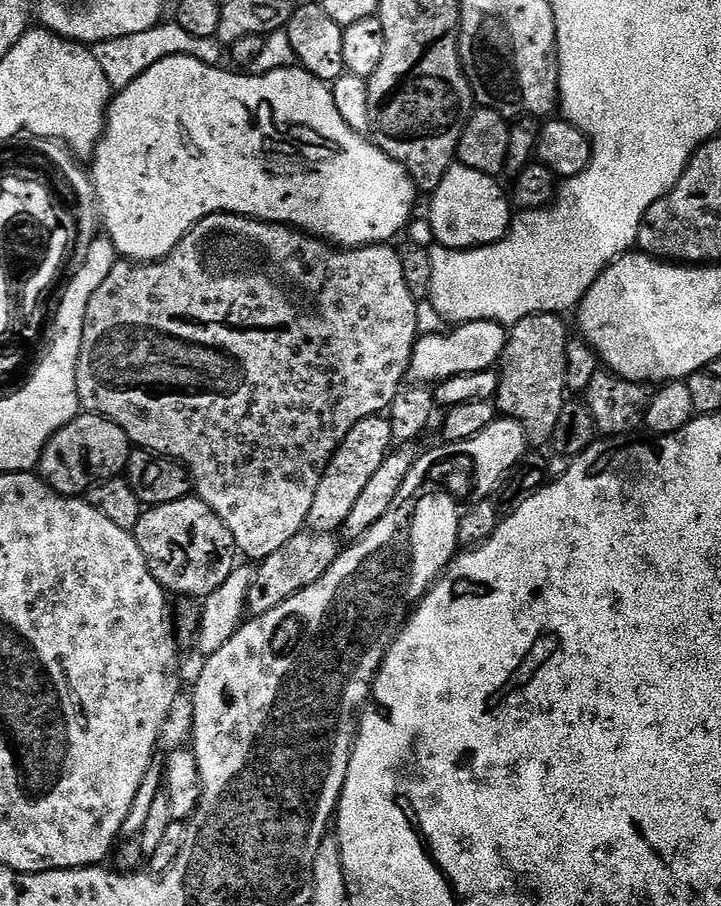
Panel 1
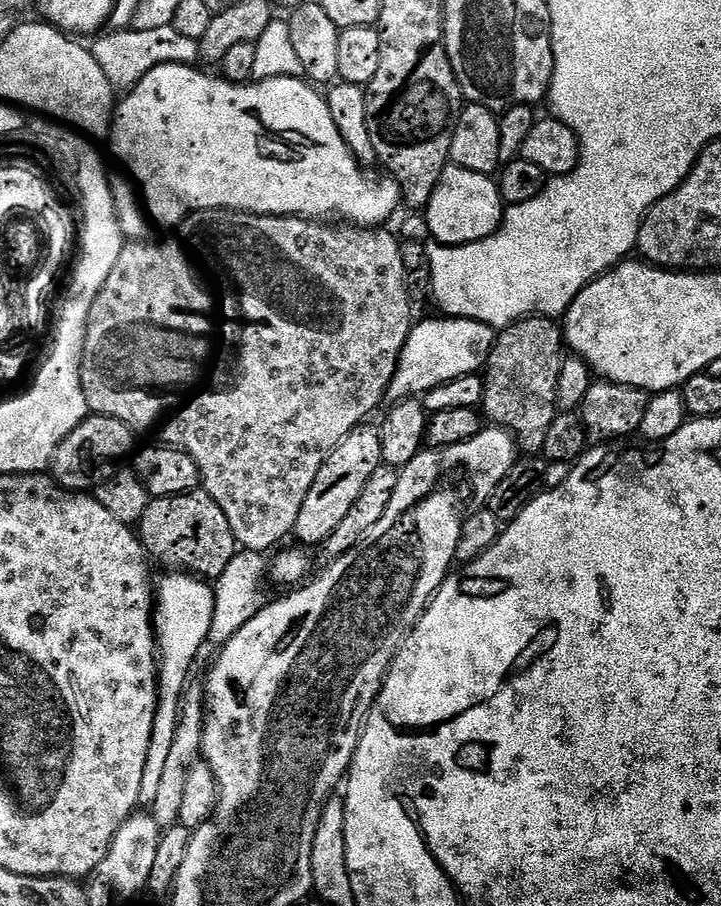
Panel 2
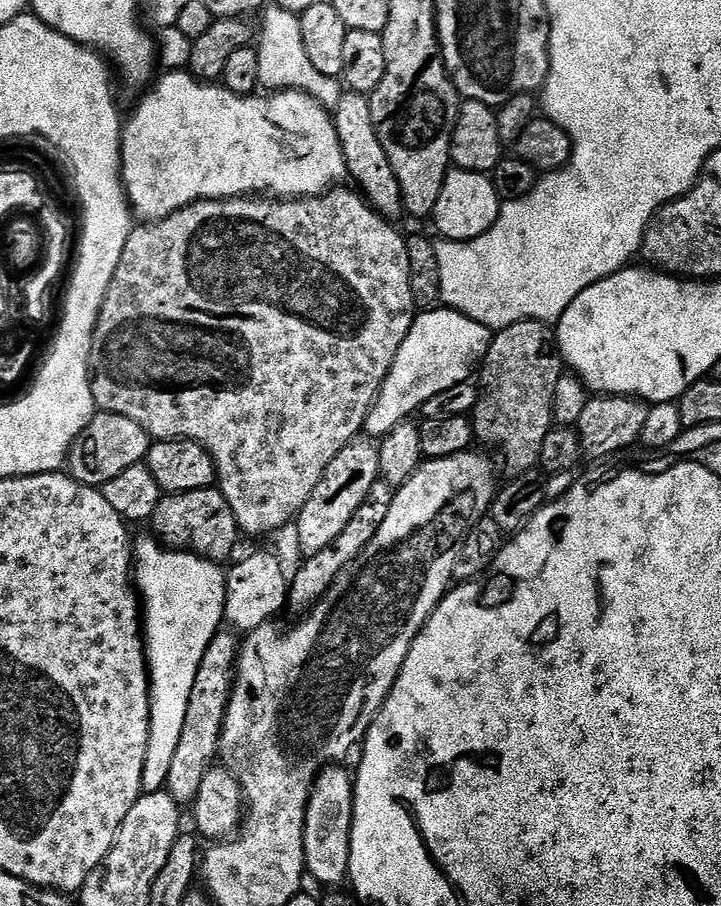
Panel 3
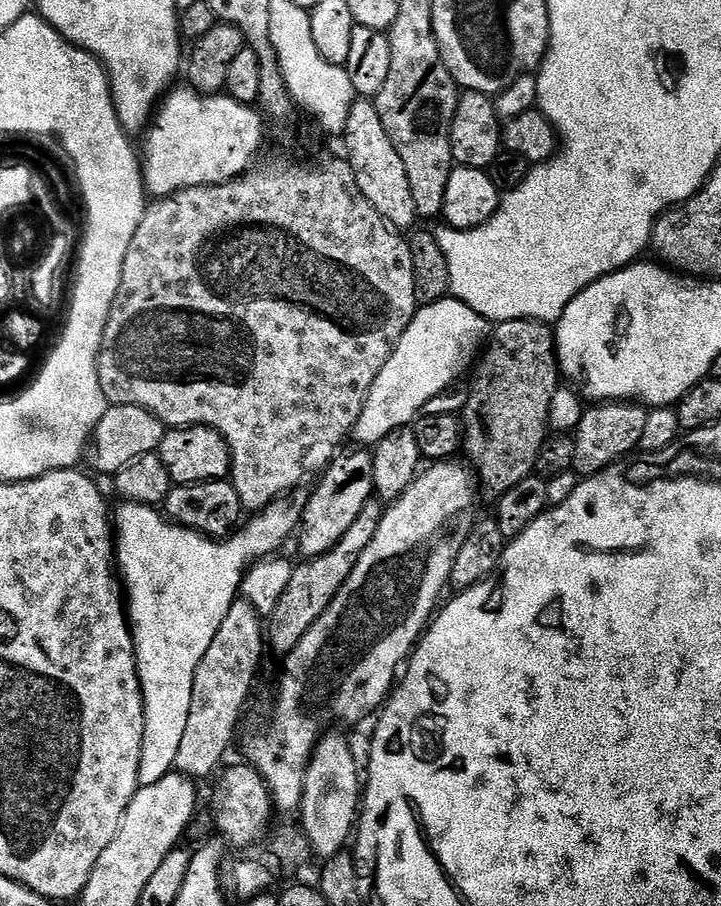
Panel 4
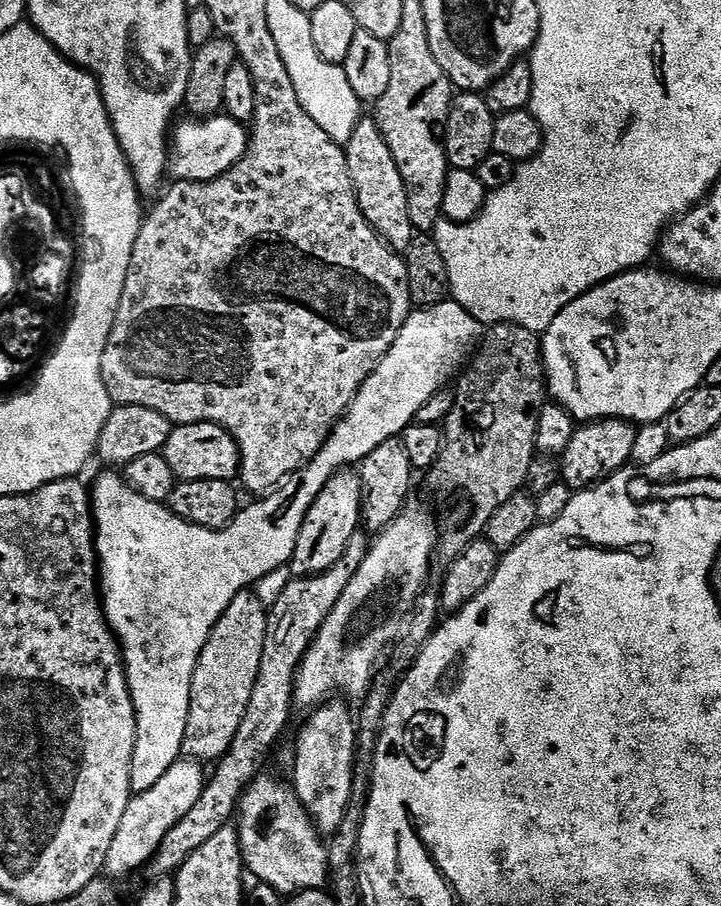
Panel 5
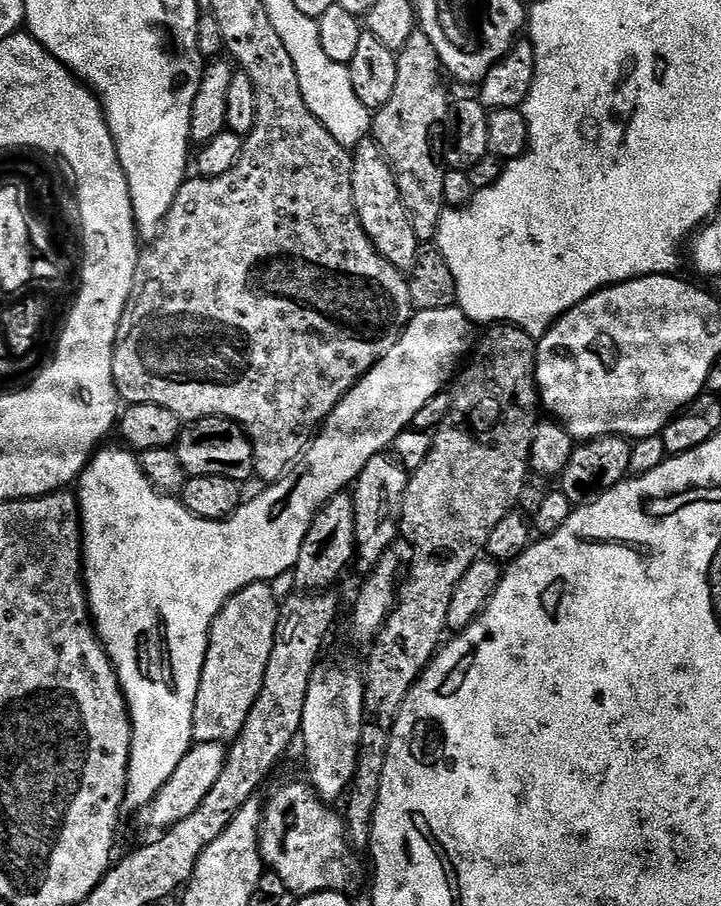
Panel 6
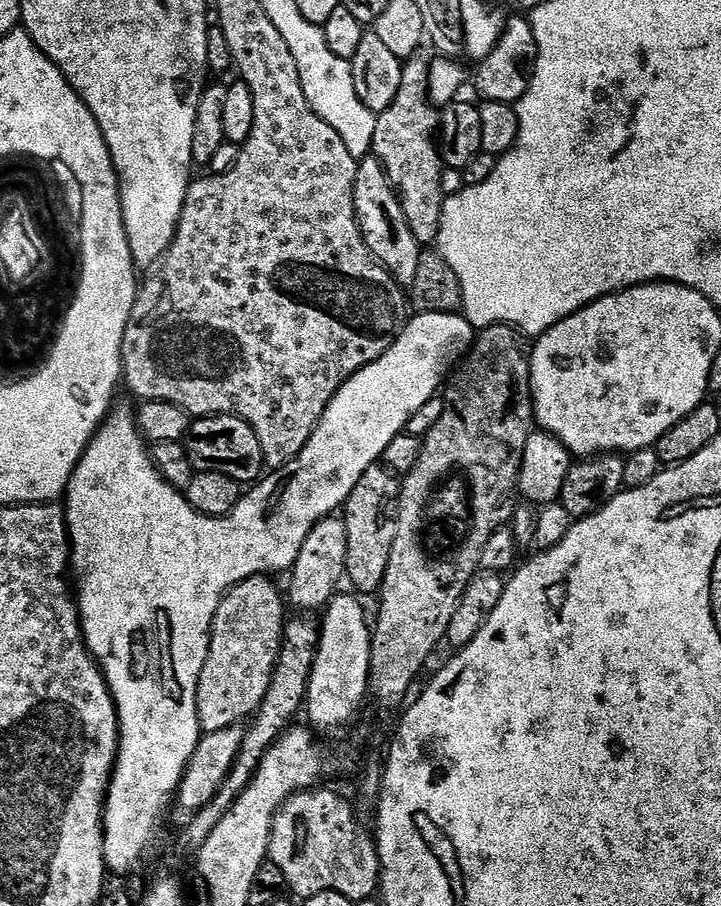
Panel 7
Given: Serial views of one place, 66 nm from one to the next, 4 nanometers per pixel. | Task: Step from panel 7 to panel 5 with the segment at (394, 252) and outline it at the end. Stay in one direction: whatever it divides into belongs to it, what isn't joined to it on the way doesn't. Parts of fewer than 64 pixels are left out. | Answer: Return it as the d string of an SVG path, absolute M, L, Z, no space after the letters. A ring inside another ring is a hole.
M375 119L359 120L350 142L343 145L343 149L358 206L366 222L370 222L370 226L393 251L407 253L414 239L414 229L410 222L406 186L402 182L402 174L398 174L398 162L394 162L394 154L390 154L390 146L386 146L386 138L382 138L382 130L378 130Z

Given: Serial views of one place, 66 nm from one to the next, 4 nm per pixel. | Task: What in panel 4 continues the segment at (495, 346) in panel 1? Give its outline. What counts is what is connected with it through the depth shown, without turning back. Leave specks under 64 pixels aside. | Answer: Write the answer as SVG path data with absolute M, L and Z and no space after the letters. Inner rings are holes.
M445 298L433 304L417 307L410 326L406 326L386 366L382 366L378 378L374 378L374 386L370 386L370 394L366 398L364 409L354 429L354 440L360 443L357 445L375 446L382 443L391 432L407 429L423 413L426 402L430 402L434 394L442 394L442 390L453 387L459 381L456 379L468 367L469 371L477 363L489 336L489 321L479 316L470 306L463 304L461 300Z

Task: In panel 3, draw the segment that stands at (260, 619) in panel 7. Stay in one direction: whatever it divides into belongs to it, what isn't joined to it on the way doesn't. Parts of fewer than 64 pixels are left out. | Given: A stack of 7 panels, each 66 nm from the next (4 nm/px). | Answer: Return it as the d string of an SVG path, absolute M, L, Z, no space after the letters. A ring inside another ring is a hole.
M221 630L216 633L206 654L202 654L202 666L198 666L194 690L190 690L190 706L186 706L186 726L182 726L178 750L170 761L170 774L166 785L168 795L181 806L191 805L195 801L205 772L218 756L220 731L224 725L224 715L232 693L234 669L240 655L241 641L238 636L236 640L235 635L237 636L237 633L232 630Z

